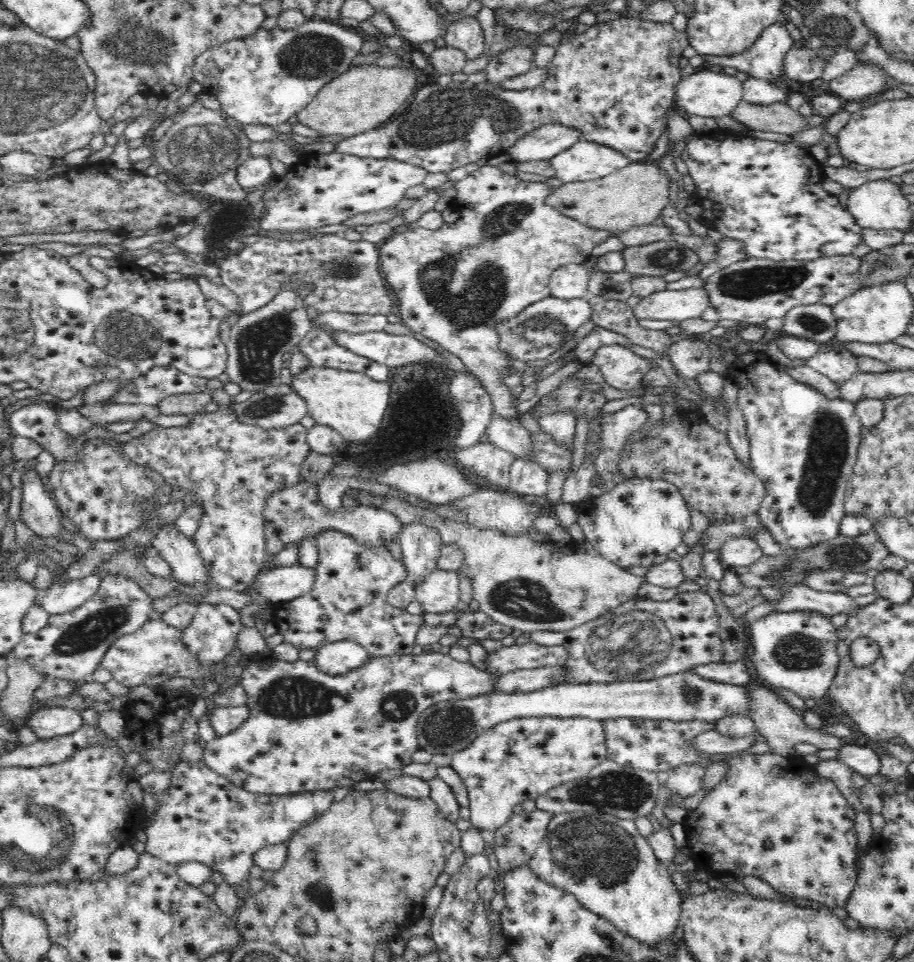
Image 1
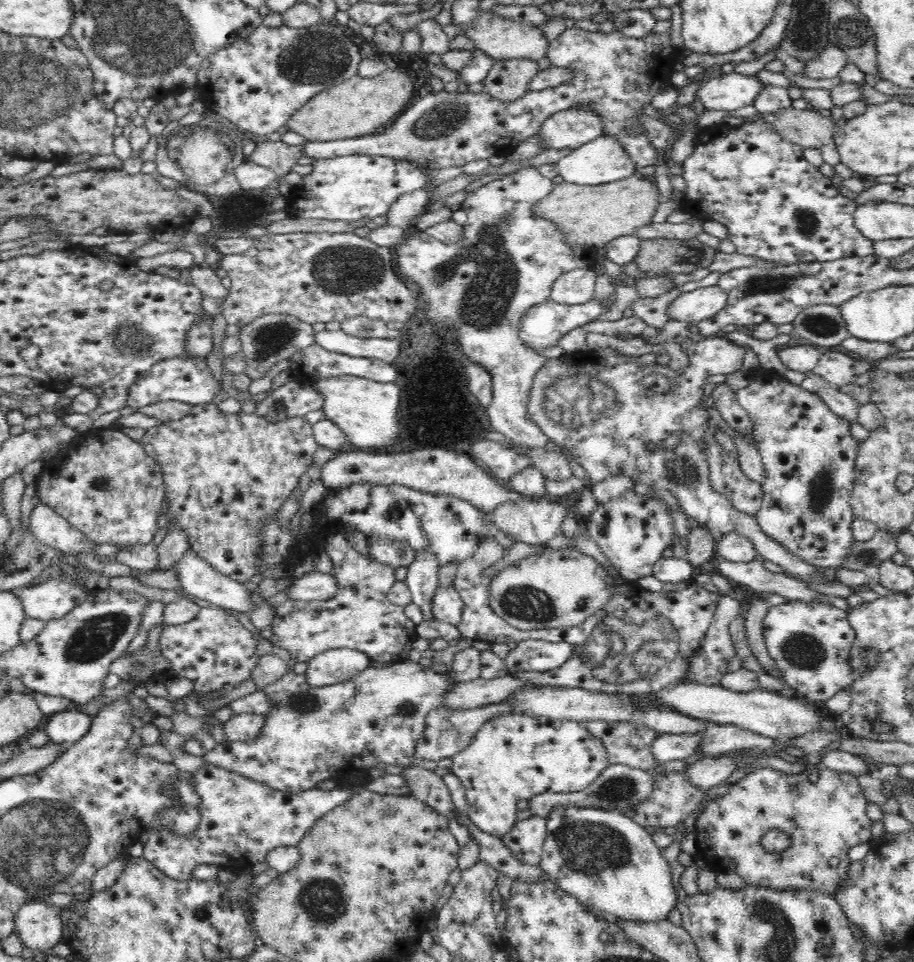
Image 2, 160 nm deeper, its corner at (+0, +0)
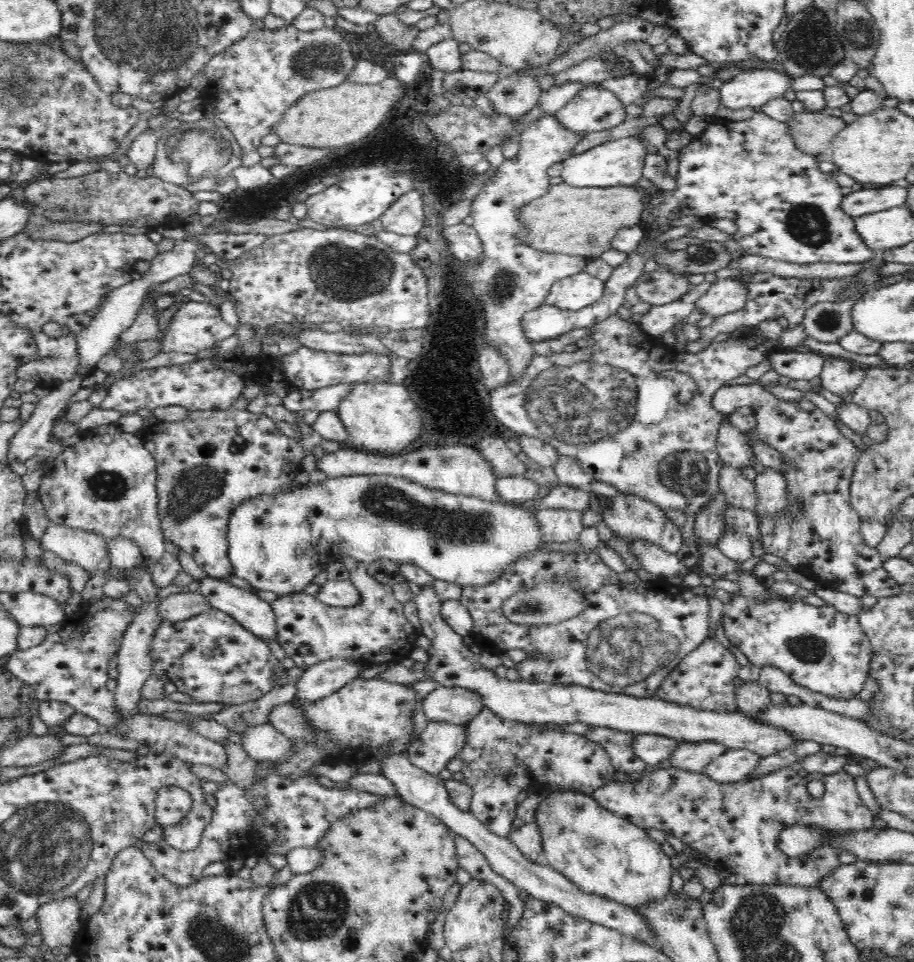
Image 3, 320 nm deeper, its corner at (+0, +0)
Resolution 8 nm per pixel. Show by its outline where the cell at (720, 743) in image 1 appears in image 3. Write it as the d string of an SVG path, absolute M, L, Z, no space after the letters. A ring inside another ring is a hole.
M637 734L634 742L634 753L649 767L652 765L664 766L672 752L679 748L682 742L657 734Z

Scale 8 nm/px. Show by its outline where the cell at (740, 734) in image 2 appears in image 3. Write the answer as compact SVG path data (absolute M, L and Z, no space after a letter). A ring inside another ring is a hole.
M683 741L679 748L672 752L665 765L702 773L706 765L724 754L727 749L724 743L716 741Z

